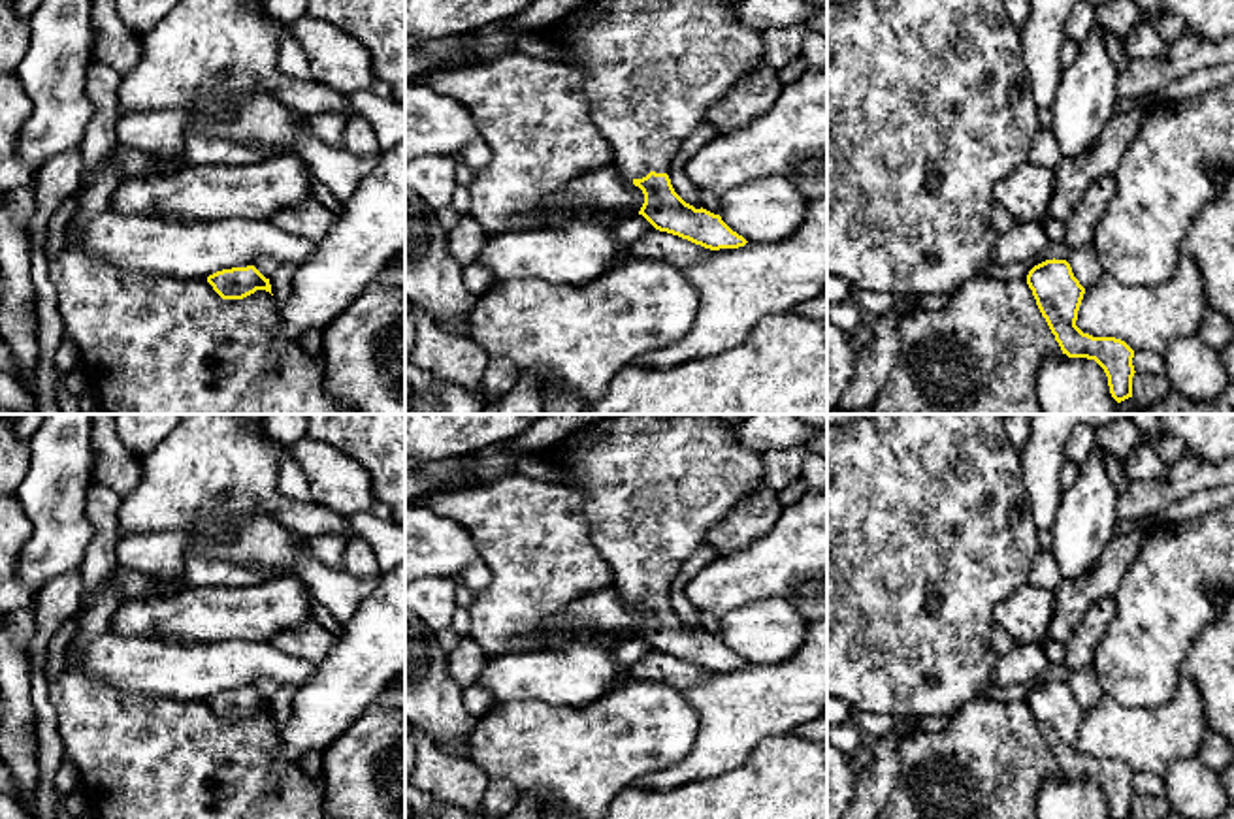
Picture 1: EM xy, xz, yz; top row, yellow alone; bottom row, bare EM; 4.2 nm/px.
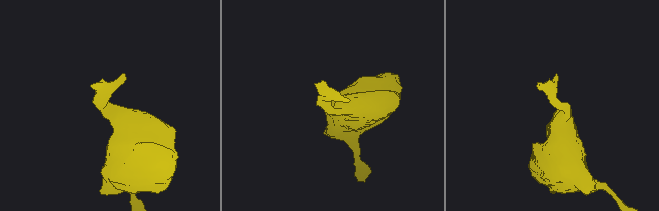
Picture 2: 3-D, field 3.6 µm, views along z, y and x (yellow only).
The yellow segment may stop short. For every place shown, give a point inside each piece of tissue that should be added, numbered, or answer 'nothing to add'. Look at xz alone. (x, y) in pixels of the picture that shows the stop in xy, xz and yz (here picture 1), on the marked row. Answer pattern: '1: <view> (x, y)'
1: xz (652, 68)

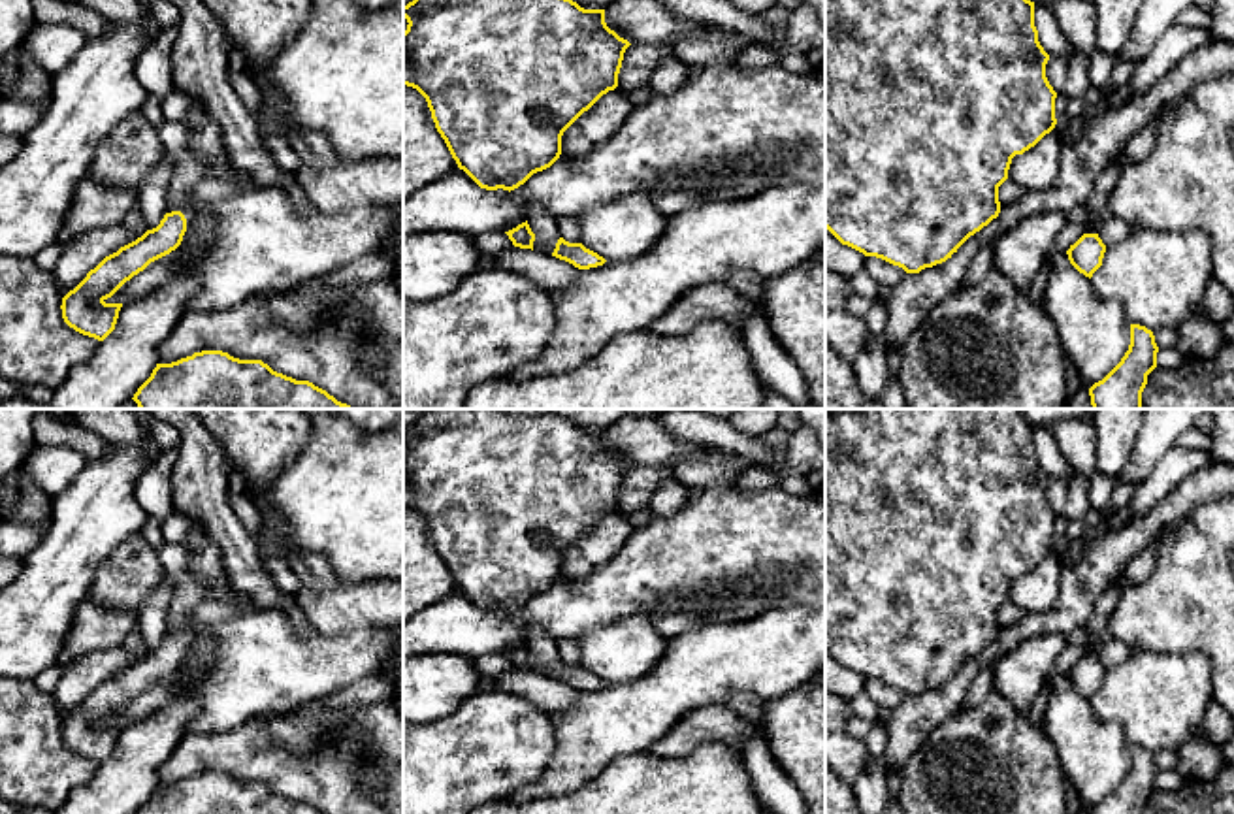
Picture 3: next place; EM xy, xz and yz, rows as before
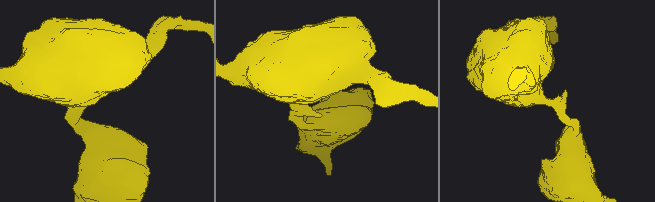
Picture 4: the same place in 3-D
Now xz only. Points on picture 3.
nothing to add

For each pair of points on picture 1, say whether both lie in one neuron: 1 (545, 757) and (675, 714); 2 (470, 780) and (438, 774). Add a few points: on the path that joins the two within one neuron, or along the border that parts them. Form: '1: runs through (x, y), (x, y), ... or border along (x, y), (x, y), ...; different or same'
1: runs through (577, 757), (630, 738), (643, 727); same
2: runs through (462, 780), (445, 776); same

